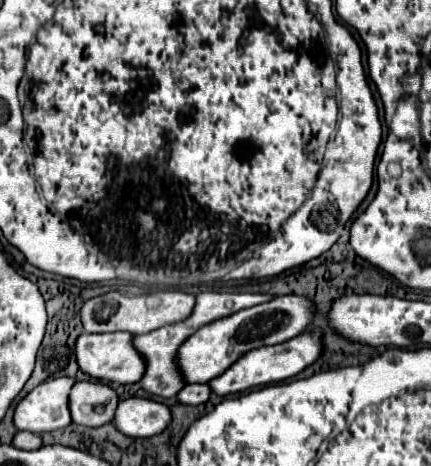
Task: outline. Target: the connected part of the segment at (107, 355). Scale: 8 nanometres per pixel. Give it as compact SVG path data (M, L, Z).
M83 332L75 344L79 370L83 370L91 378L105 380L105 382L115 382L115 384L137 382L143 376L145 362L139 356L139 352L133 348L131 338L133 336L129 332L111 332L111 334L87 334L87 332Z

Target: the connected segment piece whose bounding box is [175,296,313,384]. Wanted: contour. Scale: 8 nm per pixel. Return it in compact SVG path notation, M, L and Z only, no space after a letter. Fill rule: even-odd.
M301 296L273 298L265 304L239 310L227 318L219 318L211 324L201 326L195 334L191 334L181 344L181 348L175 354L175 364L187 384L197 384L197 382L205 384L211 378L223 374L247 350L269 346L269 344L281 344L285 340L295 338L311 322L311 316L313 316L313 306L307 298Z

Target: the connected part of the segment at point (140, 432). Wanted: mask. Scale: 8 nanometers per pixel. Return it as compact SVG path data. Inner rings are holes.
M147 398L121 400L113 416L113 426L131 438L149 438L161 434L171 420L171 412L165 404Z

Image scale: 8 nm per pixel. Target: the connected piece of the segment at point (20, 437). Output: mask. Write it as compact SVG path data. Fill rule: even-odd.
M17 432L13 436L13 446L21 450L35 450L41 446L41 436L29 434L29 432Z

